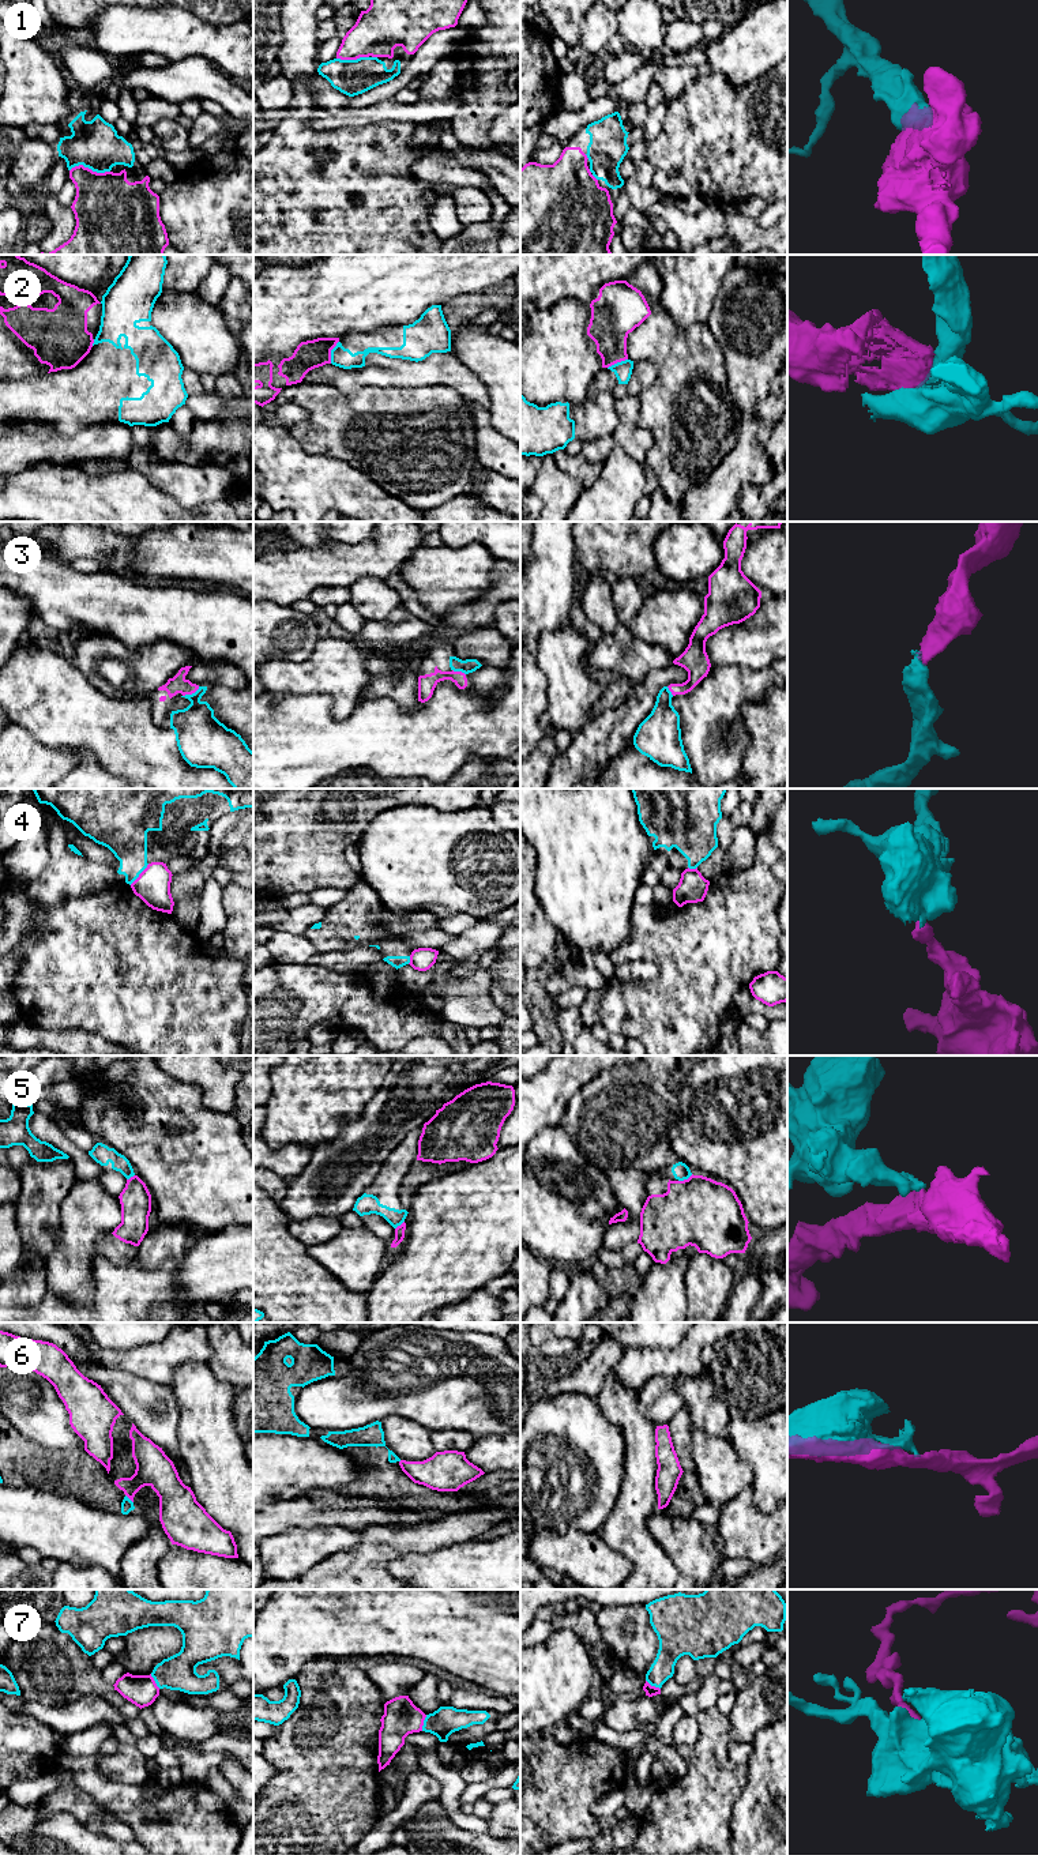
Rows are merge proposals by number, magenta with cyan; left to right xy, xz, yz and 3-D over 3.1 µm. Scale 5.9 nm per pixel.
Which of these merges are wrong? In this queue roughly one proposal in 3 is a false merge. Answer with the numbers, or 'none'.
2, 4, 6, 7

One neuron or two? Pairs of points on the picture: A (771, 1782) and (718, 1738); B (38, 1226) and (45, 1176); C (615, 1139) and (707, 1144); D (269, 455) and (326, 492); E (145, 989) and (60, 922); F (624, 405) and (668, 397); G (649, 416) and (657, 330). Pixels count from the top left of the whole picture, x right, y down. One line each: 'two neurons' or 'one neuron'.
A: two neurons
B: one neuron
C: two neurons
D: one neuron
E: one neuron
F: two neurons
G: one neuron

